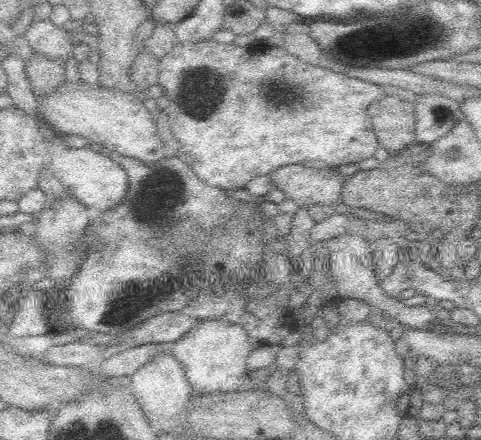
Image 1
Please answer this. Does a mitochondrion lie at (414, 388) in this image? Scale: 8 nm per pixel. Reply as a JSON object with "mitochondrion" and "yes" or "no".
{"mitochondrion":"no"}

